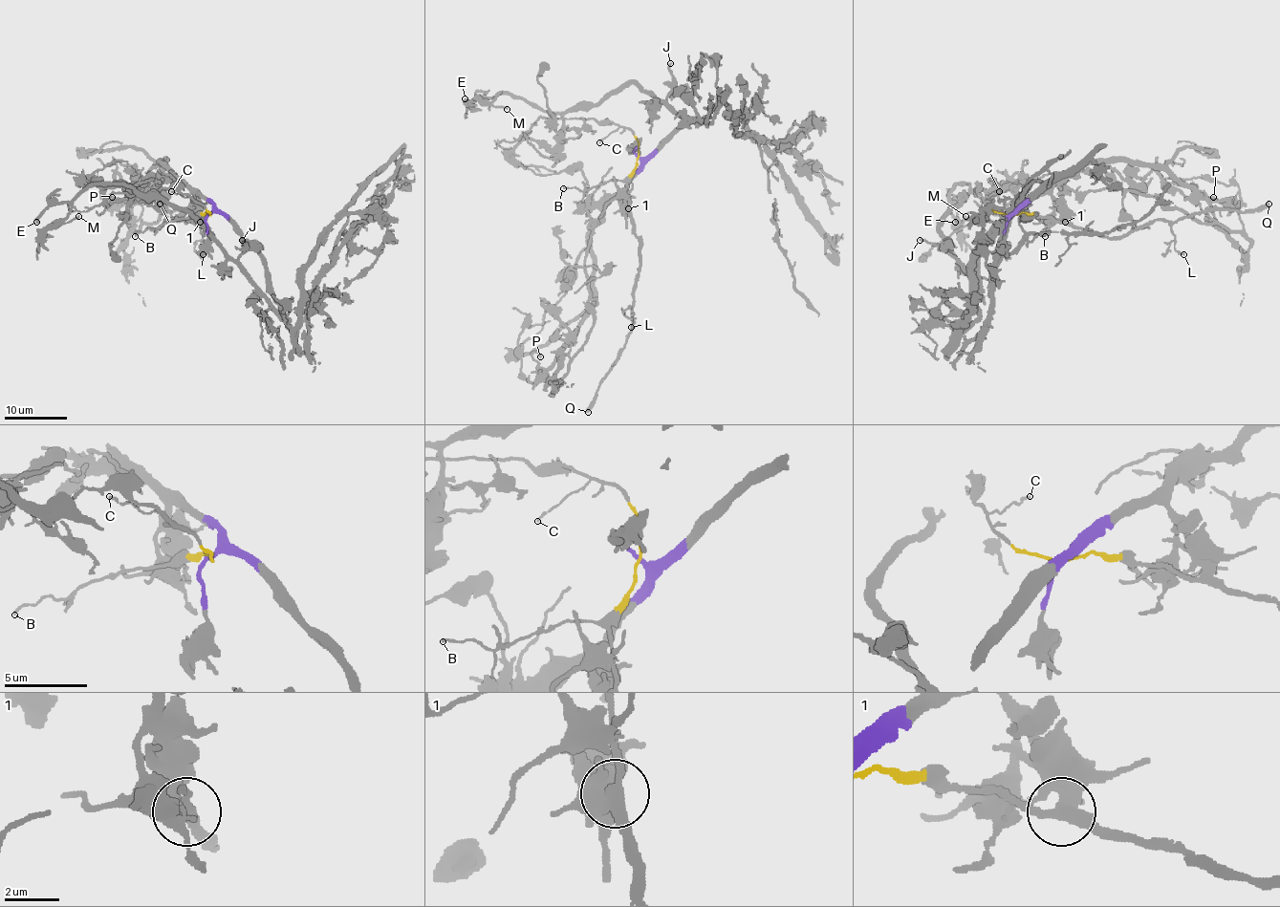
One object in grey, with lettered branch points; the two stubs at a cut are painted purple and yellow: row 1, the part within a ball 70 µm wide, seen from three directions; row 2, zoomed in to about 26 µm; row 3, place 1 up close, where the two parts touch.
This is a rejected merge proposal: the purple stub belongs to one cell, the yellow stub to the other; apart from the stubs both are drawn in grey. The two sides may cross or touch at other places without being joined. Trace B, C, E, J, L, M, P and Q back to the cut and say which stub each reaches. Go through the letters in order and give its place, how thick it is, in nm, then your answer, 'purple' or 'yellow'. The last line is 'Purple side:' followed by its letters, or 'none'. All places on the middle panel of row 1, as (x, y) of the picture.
B: (563, 188) | 140 nm | yellow
C: (599, 142) | 120 nm | yellow
E: (465, 98) | 280 nm | purple
J: (670, 63) | 200 nm | purple
L: (631, 327) | 120 nm | yellow
M: (507, 109) | 160 nm | purple
P: (540, 356) | 180 nm | purple
Q: (588, 412) | 460 nm | yellow
Purple side: E, J, M, P

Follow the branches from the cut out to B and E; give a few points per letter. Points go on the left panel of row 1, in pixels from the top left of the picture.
B: (209, 214), (181, 217), (154, 229), (148, 228), (136, 236)
E: (209, 214), (220, 212), (258, 253), (271, 300), (195, 221), (121, 184), (83, 187), (36, 222)

